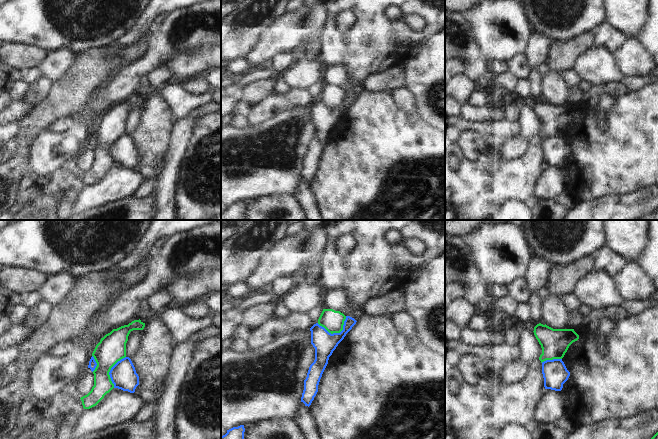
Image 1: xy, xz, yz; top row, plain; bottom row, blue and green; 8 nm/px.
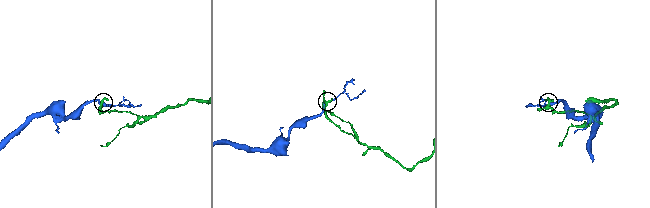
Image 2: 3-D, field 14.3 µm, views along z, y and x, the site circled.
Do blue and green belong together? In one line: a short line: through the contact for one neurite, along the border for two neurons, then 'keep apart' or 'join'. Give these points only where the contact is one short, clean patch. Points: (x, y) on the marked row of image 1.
line xz (346, 316), (343, 328), (339, 332), (329, 333), (317, 323); keep apart

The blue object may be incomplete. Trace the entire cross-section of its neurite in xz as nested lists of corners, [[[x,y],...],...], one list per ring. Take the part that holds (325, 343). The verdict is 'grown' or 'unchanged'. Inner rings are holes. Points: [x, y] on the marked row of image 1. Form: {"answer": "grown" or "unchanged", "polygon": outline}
{"answer": "unchanged", "polygon": [[[346,316],[343,330],[340,333],[333,334],[329,333],[318,323],[310,328],[311,344],[315,348],[315,360],[310,365],[307,377],[304,380],[304,390],[301,402],[303,402],[305,406],[309,407],[311,405],[318,392],[318,385],[328,364],[329,357],[356,322],[357,321],[354,318]]]}

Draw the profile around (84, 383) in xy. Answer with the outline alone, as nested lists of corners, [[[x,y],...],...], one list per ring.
[[[85,368],[81,375],[75,380],[76,396],[81,398],[87,395],[94,386],[94,374],[90,368]]]

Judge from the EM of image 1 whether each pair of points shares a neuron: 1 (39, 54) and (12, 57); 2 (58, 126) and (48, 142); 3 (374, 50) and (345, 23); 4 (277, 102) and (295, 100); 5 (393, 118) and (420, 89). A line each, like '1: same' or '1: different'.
1: same
2: different
3: different
4: same
5: different

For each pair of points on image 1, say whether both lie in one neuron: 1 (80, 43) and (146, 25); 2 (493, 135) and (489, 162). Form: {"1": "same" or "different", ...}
{"1": "different", "2": "same"}

